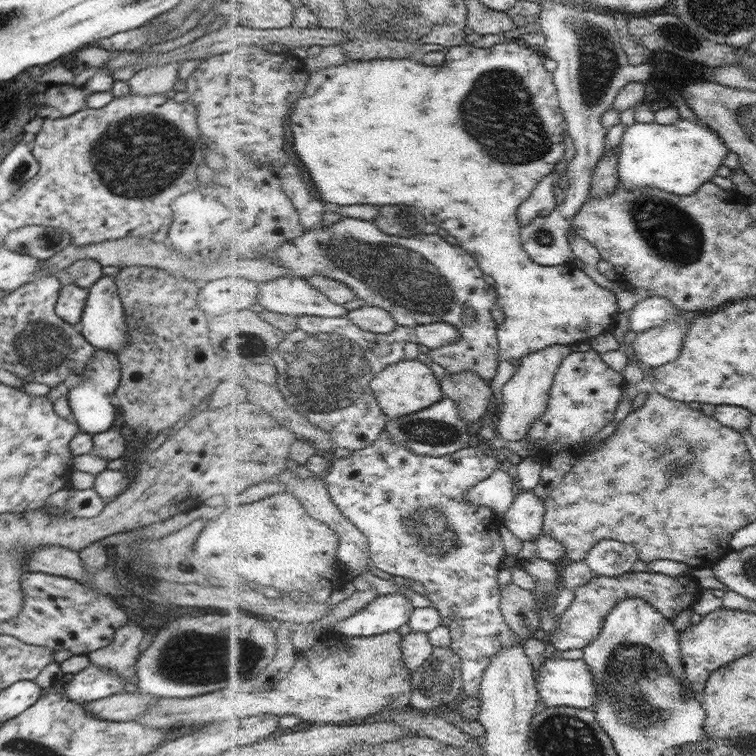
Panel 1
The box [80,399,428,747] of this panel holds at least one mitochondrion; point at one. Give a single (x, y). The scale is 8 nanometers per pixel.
(190, 659)

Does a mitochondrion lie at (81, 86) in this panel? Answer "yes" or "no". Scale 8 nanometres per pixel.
no

